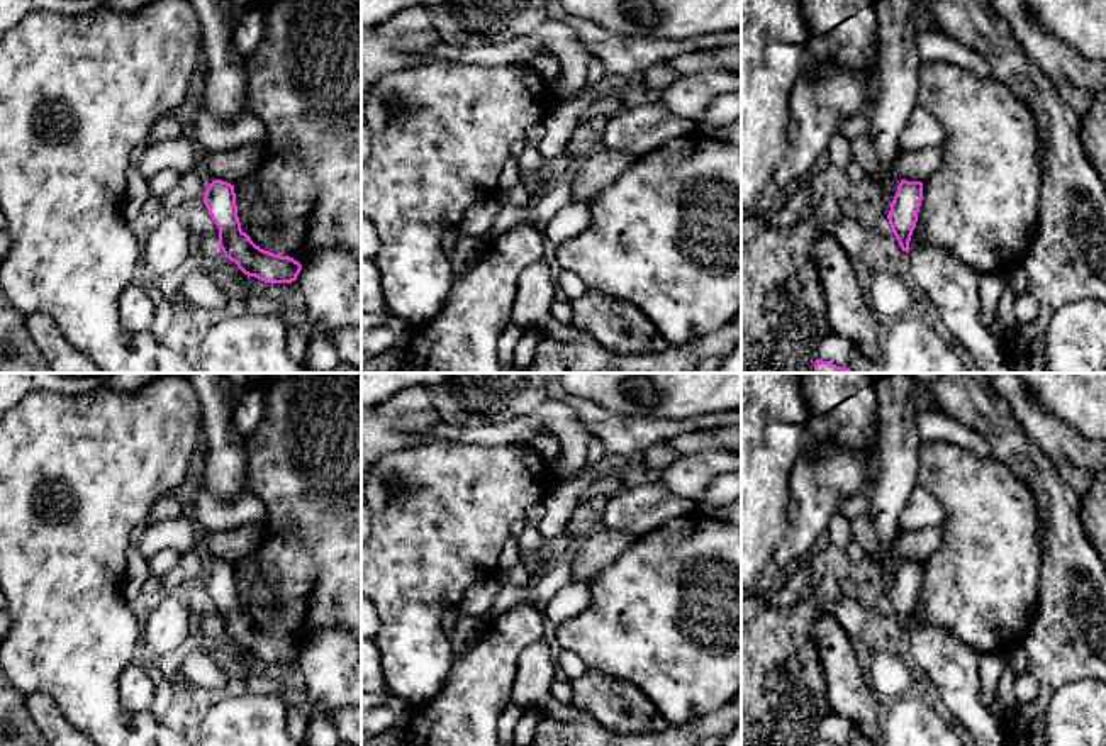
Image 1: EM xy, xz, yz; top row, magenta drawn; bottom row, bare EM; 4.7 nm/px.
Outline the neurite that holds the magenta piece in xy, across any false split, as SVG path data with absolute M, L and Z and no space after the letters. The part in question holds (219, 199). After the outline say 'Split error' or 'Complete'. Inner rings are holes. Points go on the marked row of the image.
M214 180L205 190L204 203L219 229L219 248L244 275L265 283L292 283L297 280L302 270L299 261L261 249L241 229L234 185Z. Complete

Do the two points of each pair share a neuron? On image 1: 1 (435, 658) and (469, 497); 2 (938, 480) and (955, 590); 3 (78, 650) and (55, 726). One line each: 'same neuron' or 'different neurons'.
1: same neuron
2: same neuron
3: different neurons

